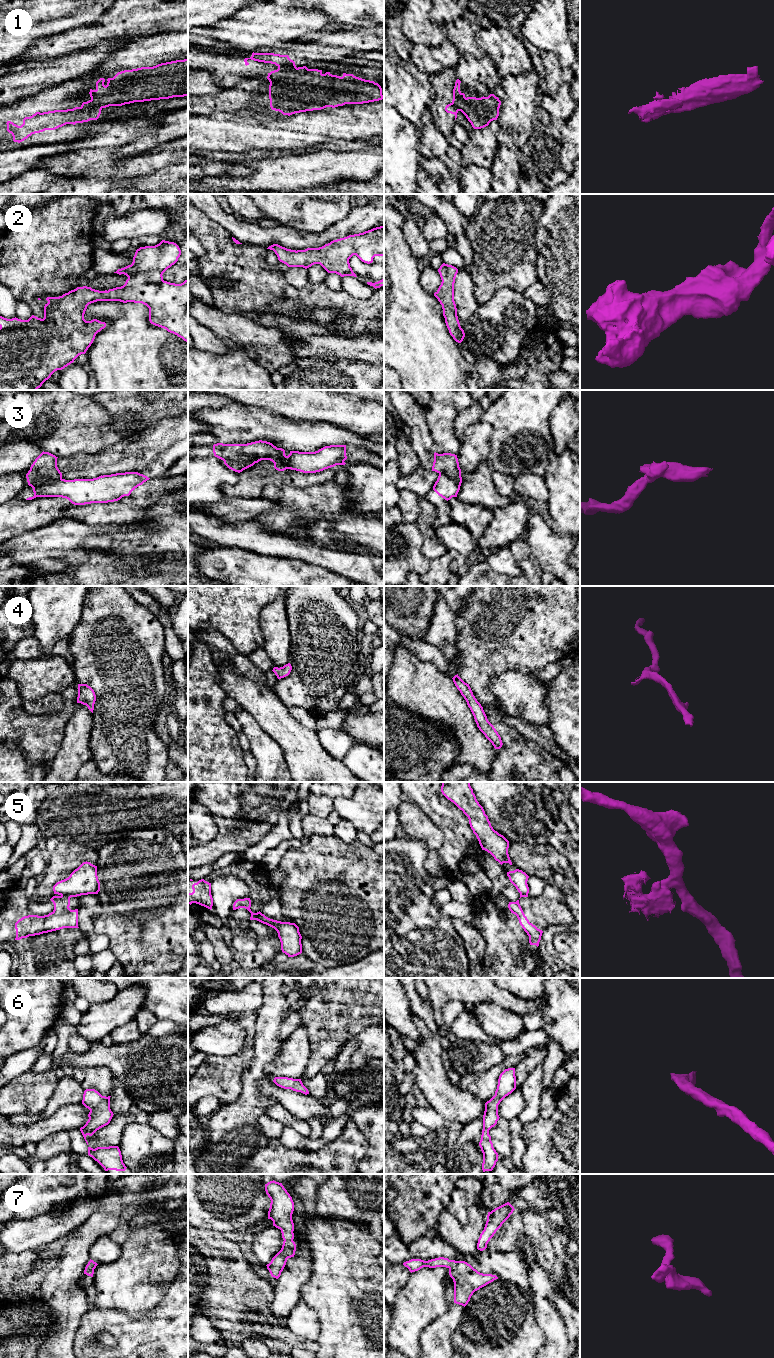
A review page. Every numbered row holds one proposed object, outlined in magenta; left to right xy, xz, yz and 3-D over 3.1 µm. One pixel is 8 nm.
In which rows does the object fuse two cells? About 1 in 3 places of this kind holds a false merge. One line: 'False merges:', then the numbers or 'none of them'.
False merges: 1, 3, 5

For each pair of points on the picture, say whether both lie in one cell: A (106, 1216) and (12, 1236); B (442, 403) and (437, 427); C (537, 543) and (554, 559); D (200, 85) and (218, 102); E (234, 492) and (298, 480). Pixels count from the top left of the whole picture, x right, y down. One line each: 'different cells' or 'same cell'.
A: different cells
B: same cell
C: same cell
D: different cells
E: same cell

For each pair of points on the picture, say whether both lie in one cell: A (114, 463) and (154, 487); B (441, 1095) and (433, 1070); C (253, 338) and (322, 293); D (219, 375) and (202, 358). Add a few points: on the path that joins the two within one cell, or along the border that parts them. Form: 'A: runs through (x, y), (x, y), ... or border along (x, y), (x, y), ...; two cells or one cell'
A: border along (104, 474), (139, 472), (149, 478); two cells
B: runs through (437, 1089), (433, 1076); one cell
C: border along (247, 317), (263, 326), (275, 327), (285, 340); two cells
D: runs through (215, 371), (206, 362); one cell

